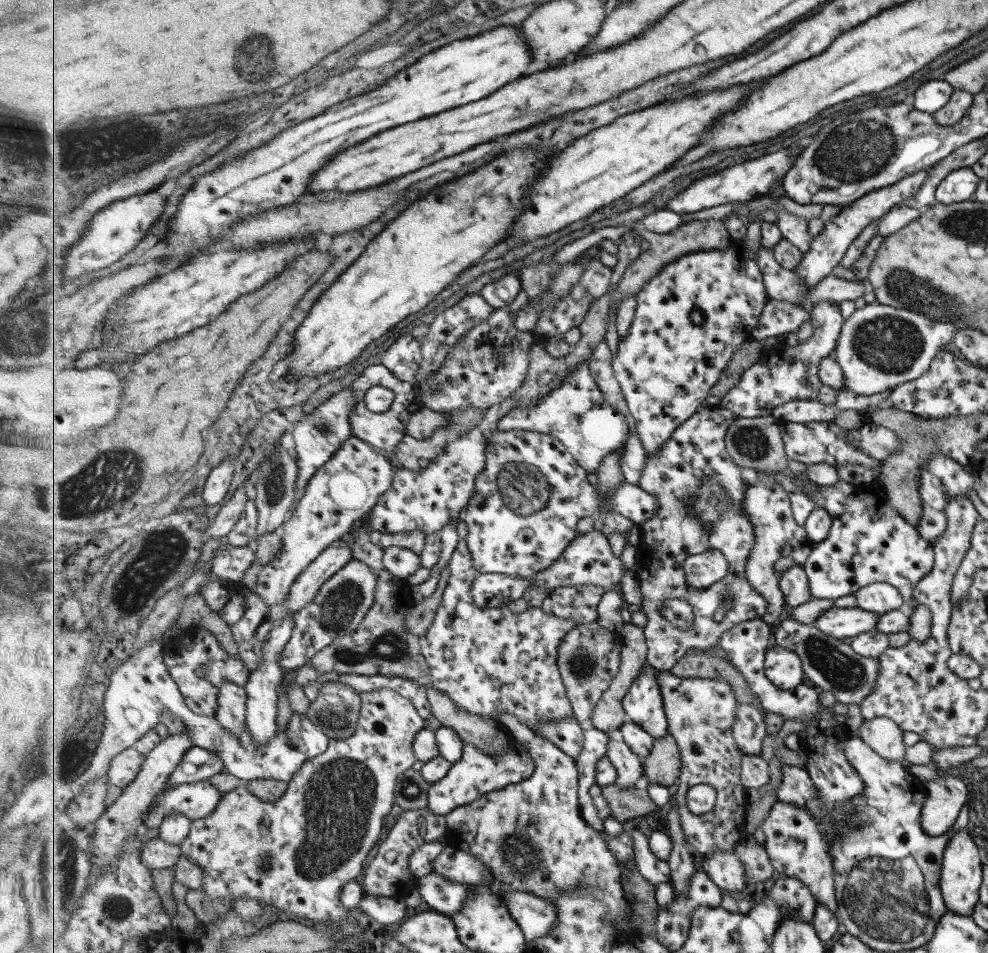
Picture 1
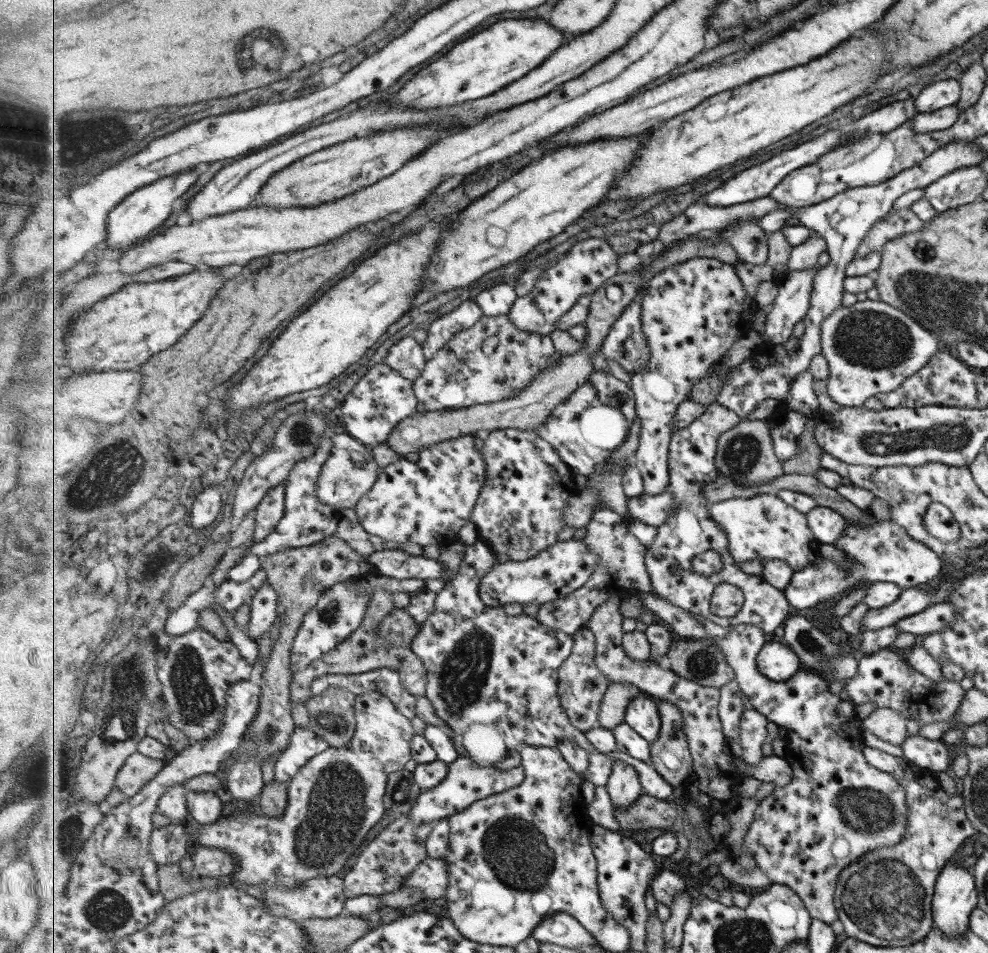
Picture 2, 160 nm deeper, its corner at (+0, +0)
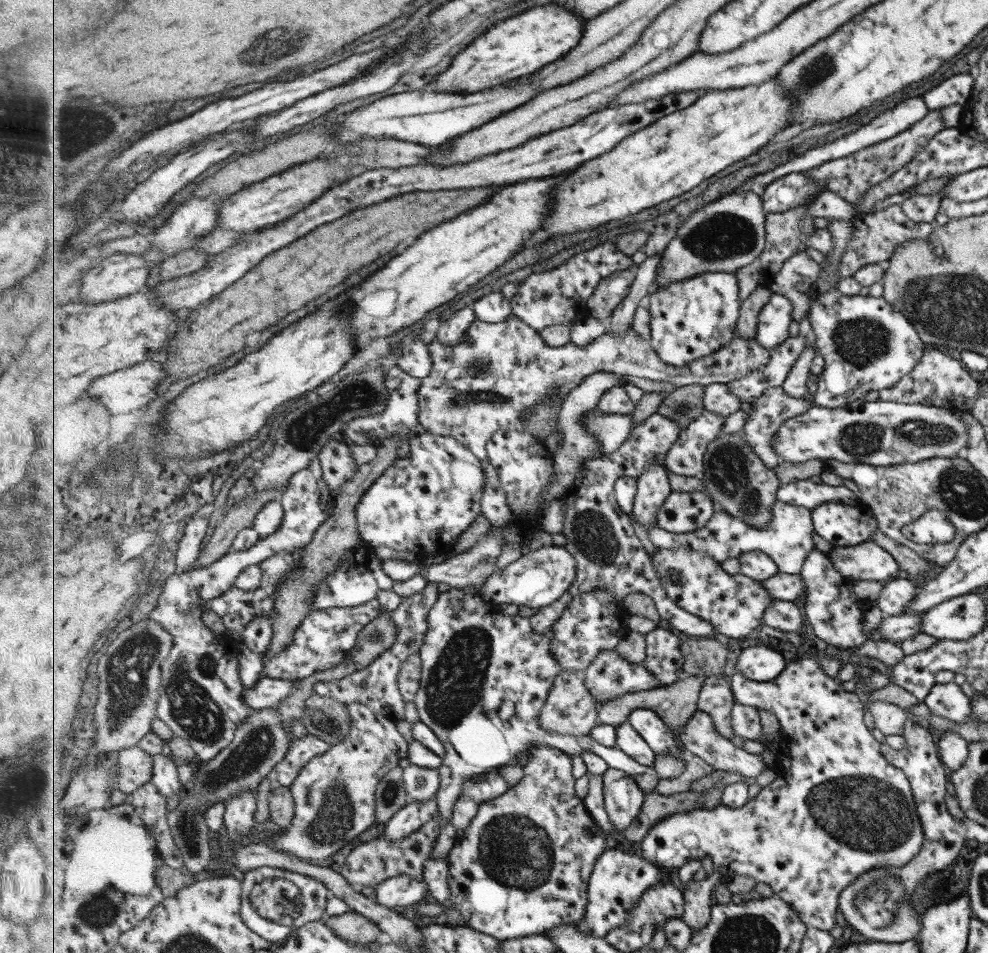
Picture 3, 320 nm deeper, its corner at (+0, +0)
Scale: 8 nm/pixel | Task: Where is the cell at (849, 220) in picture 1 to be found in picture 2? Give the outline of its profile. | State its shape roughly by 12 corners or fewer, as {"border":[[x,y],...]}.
{"border":[[819,266],[788,273],[761,333],[770,346],[793,339],[811,308]]}

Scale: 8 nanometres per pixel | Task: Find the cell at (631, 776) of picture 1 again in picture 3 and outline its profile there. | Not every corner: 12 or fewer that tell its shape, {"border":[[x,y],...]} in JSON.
{"border":[[621,769],[604,775],[606,811],[617,831],[639,816],[646,794]]}

